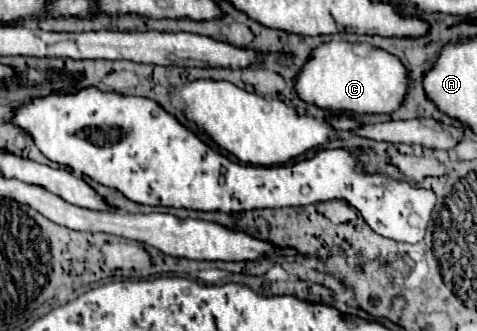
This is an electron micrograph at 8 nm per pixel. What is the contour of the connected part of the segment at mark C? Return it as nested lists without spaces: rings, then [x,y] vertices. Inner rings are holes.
[[[331,41],[331,43],[323,43],[321,47],[317,47],[313,51],[311,59],[301,69],[295,87],[297,87],[297,93],[299,93],[301,99],[305,99],[307,103],[315,103],[317,107],[327,109],[327,111],[391,113],[391,111],[399,109],[401,99],[403,99],[403,95],[407,91],[407,71],[401,65],[401,61],[397,57],[389,55],[387,51],[373,49],[373,53],[369,57],[357,57],[345,41]]]

